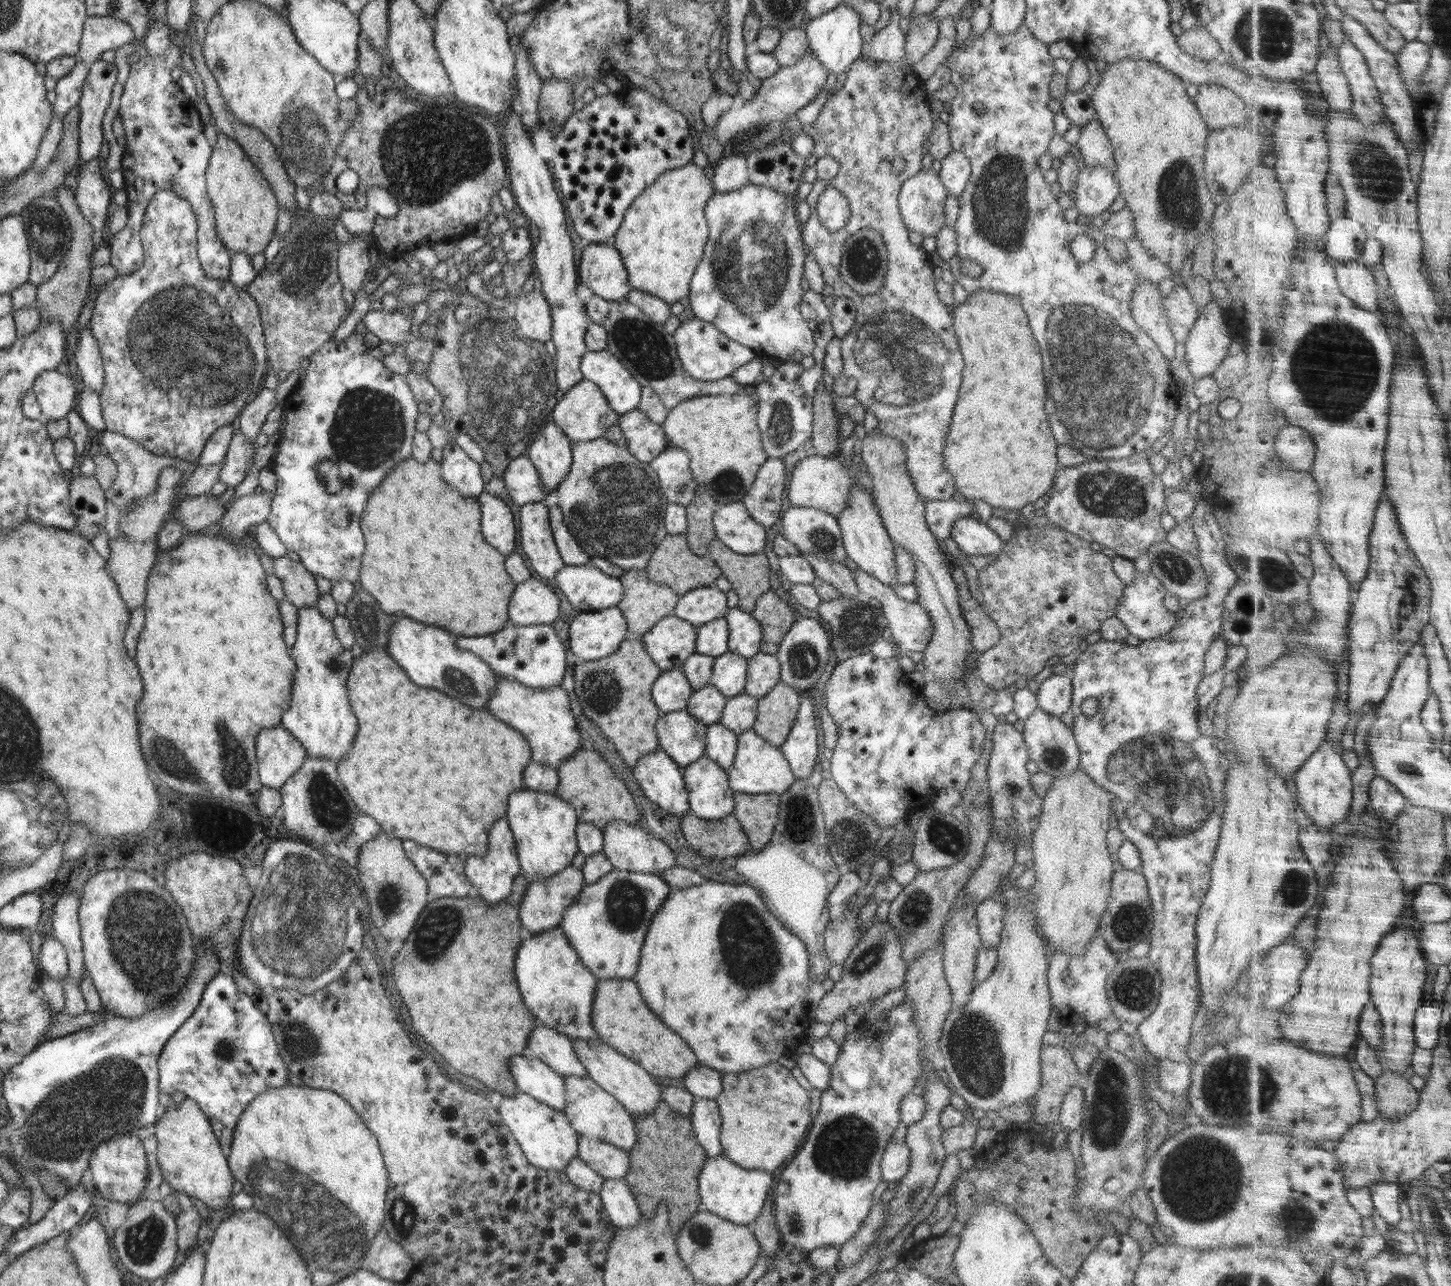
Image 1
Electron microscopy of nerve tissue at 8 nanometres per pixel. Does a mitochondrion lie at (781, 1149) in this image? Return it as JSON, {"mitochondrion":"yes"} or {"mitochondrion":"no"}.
{"mitochondrion":"no"}

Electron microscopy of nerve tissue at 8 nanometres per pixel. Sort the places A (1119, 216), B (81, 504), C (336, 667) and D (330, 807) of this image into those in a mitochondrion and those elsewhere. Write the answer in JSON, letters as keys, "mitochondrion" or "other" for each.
{"A":"other","B":"other","C":"mitochondrion","D":"mitochondrion"}

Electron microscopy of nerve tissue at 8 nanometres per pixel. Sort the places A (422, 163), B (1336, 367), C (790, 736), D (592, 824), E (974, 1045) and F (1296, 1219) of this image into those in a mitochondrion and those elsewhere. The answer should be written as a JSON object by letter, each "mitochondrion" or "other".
{"A":"mitochondrion","B":"mitochondrion","C":"other","D":"other","E":"mitochondrion","F":"mitochondrion"}

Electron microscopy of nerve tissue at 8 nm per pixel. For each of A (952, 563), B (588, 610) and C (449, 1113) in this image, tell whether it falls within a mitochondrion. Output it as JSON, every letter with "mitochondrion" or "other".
{"A":"other","B":"other","C":"other"}

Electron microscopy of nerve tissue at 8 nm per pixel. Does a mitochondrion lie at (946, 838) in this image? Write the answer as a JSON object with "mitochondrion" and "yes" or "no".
{"mitochondrion":"yes"}

